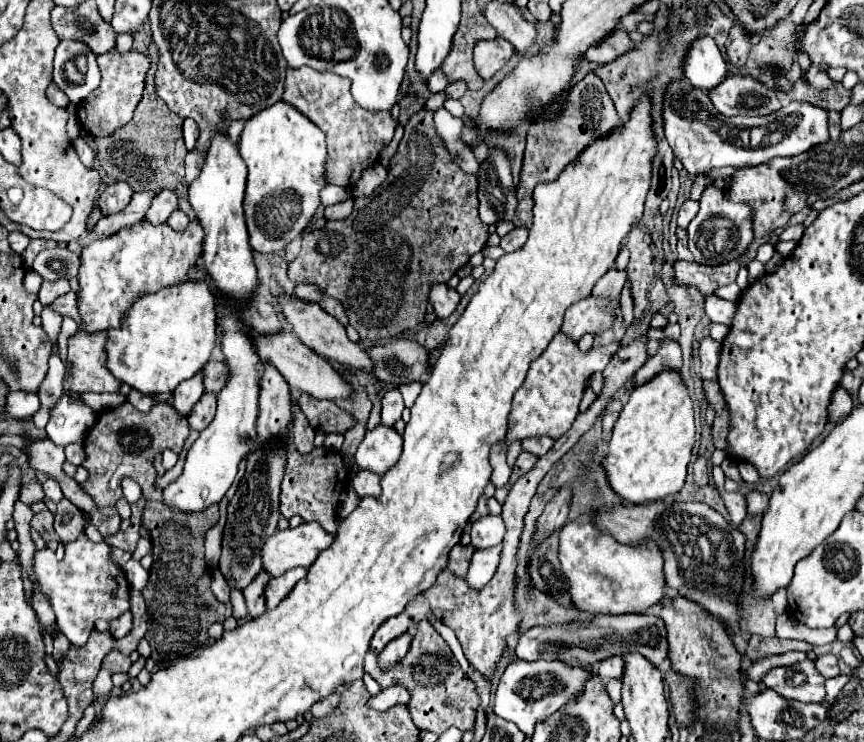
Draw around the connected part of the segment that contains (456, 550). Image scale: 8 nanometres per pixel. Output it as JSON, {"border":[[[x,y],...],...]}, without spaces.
{"border":[[[455,545],[449,553],[447,571],[453,573],[455,577],[465,577],[465,571],[467,571],[467,565],[469,565],[473,553],[475,553],[473,545]]]}

